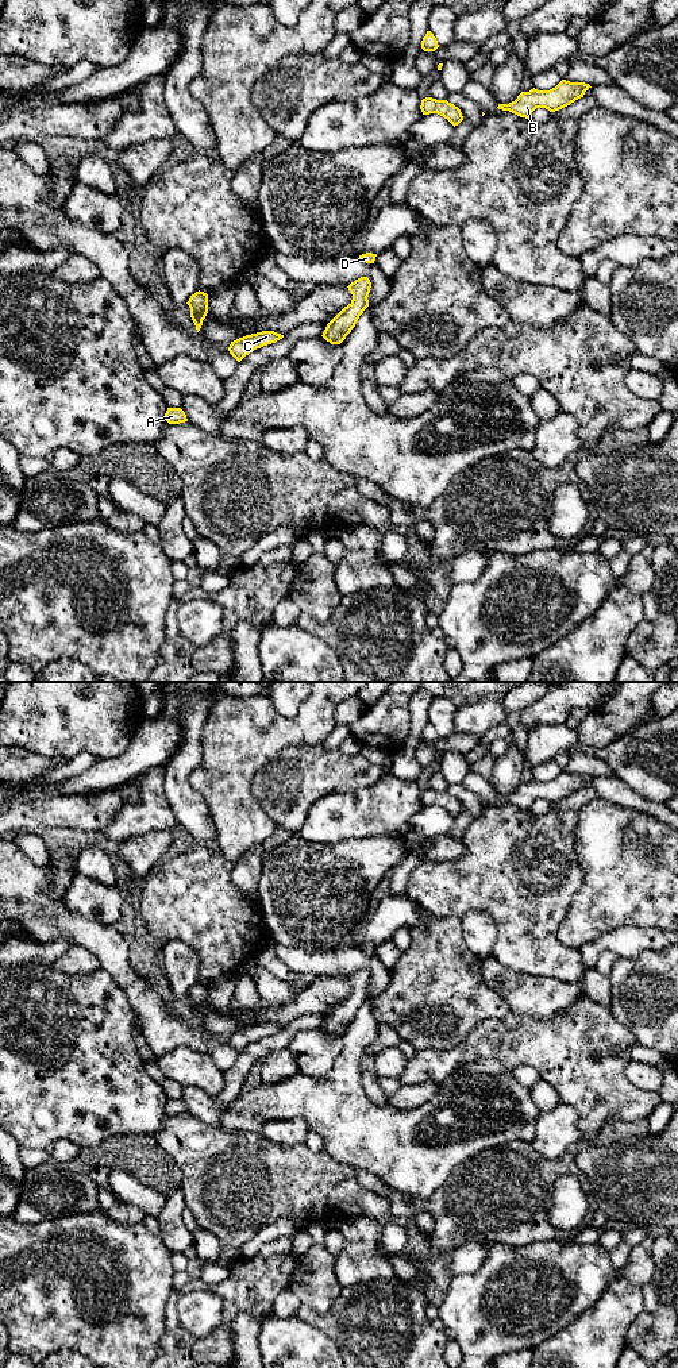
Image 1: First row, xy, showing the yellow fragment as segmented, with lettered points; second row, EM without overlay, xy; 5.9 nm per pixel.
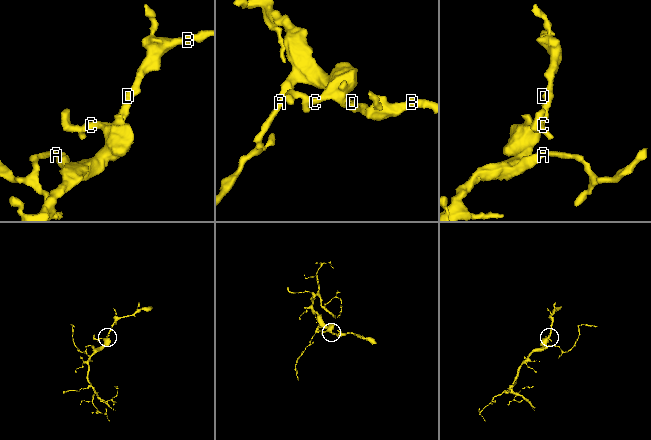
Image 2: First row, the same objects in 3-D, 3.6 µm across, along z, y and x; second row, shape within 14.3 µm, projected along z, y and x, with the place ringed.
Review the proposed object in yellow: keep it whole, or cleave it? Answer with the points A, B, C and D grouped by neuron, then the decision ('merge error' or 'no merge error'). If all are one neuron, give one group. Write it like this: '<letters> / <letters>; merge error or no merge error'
A B C D; no merge error

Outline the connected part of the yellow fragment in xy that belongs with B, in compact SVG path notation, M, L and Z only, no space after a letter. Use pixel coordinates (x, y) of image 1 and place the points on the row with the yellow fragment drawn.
M562 80L550 90L538 90L533 88L529 92L521 92L515 101L498 104L497 108L529 119L536 108L546 108L550 112L555 112L570 105L575 100L583 97L589 88L592 86L585 82Z

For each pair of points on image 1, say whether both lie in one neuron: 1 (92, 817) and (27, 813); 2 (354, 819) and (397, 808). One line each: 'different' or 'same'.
1: same
2: same

